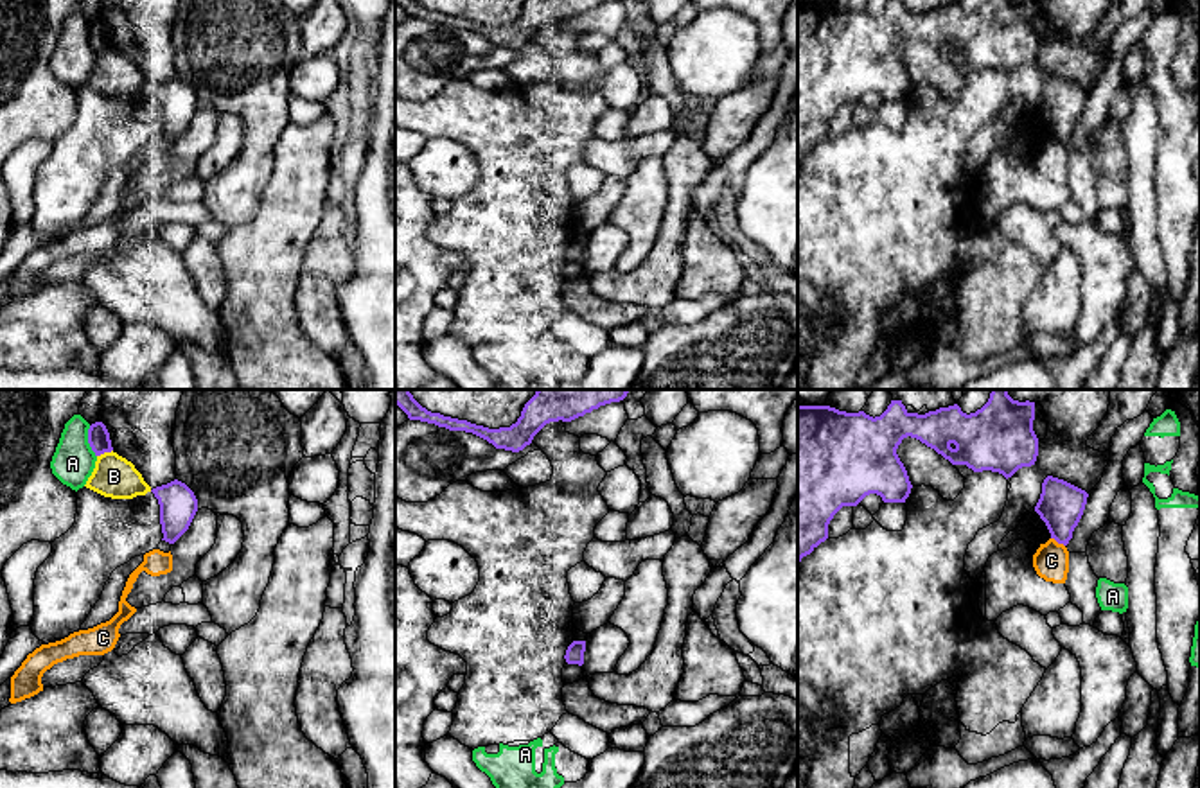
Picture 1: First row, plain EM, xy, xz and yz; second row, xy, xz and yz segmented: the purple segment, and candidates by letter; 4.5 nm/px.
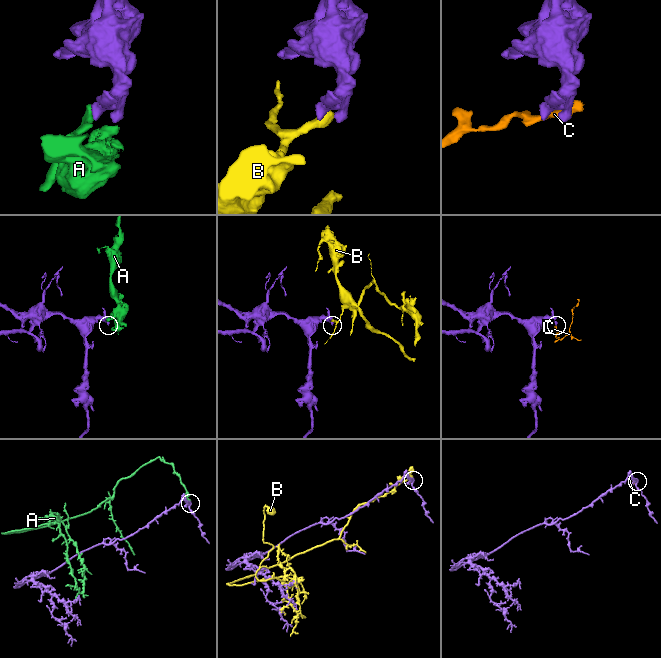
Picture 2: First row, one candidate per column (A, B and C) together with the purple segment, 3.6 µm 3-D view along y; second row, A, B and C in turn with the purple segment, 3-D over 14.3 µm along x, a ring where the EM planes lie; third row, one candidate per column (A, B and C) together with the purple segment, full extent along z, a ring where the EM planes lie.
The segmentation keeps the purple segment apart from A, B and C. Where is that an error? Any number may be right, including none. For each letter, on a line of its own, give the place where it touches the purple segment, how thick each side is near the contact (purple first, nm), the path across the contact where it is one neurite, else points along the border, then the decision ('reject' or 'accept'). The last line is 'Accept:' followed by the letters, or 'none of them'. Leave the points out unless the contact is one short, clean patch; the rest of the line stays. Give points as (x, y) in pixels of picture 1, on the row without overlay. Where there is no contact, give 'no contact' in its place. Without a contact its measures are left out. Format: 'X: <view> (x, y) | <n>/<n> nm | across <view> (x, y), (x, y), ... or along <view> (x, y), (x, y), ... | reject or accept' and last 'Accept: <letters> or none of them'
A: xy (88, 40) | 100/190 nm | along xy (88, 24), (88, 43), (96, 54) | reject
B: xy (105, 49) | 100/190 nm | reject
C: yz (1058, 140) | 200/160 nm | reject
Accept: none of them

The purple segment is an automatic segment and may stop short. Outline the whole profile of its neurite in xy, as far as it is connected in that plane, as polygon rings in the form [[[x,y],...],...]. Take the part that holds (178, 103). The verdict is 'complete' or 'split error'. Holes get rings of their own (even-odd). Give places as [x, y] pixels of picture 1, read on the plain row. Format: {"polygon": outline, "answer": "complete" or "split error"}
{"polygon": [[[174,77],[151,88],[160,102],[160,122],[165,140],[174,142],[190,124],[198,97],[181,79]]], "answer": "complete"}

